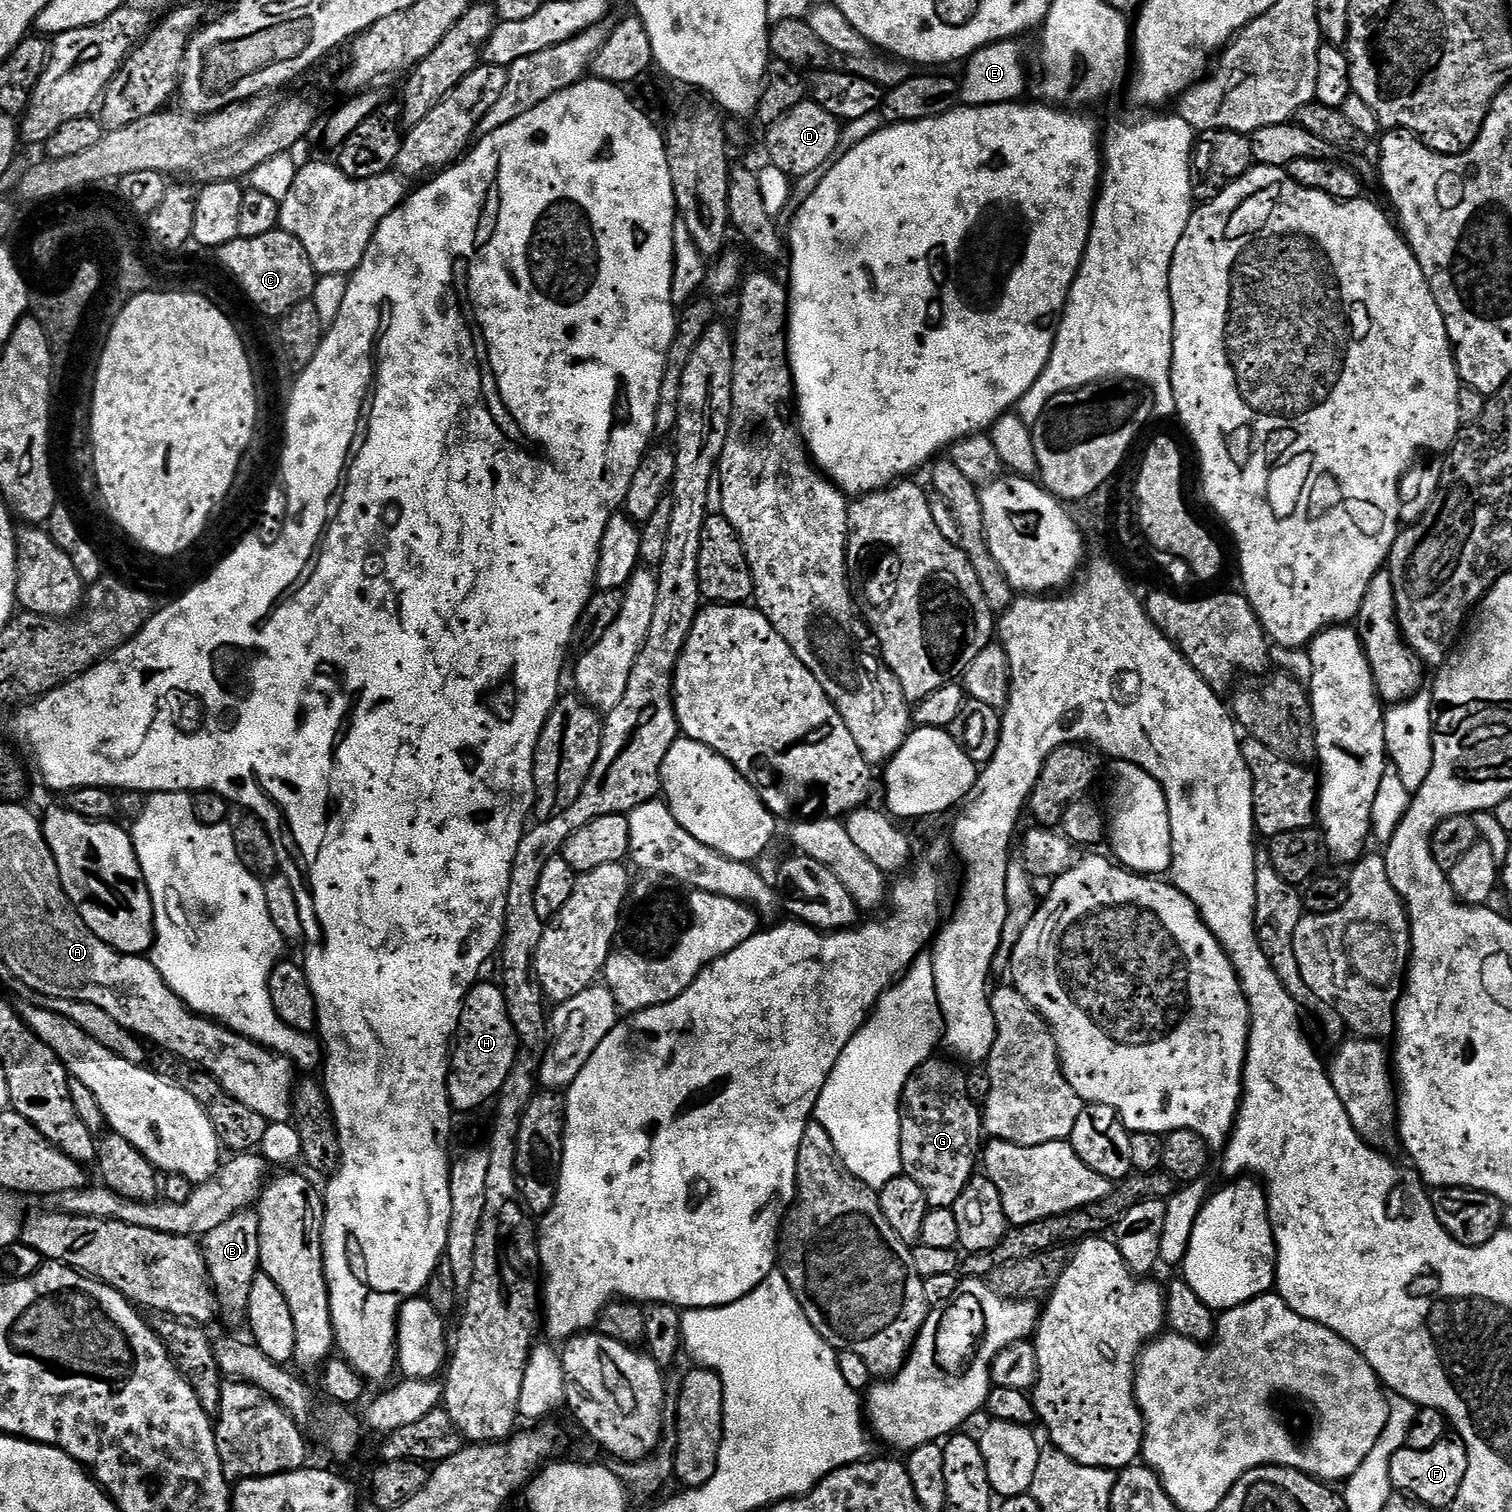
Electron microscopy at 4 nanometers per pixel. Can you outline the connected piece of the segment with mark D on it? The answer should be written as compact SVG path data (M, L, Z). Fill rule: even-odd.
M806 98L781 120L767 125L768 156L772 159L769 160L771 167L782 170L789 178L808 176L816 171L819 173L837 155L841 127L841 121L836 120L826 110L822 110L822 106L818 106L815 100Z

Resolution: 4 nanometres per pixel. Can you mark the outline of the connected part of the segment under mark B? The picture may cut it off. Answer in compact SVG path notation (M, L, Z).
M255 1211L235 1212L222 1222L222 1226L210 1230L210 1234L202 1238L208 1278L212 1282L212 1291L216 1293L216 1306L228 1324L243 1325L248 1314L250 1286L254 1286L254 1278L260 1272L259 1221Z

